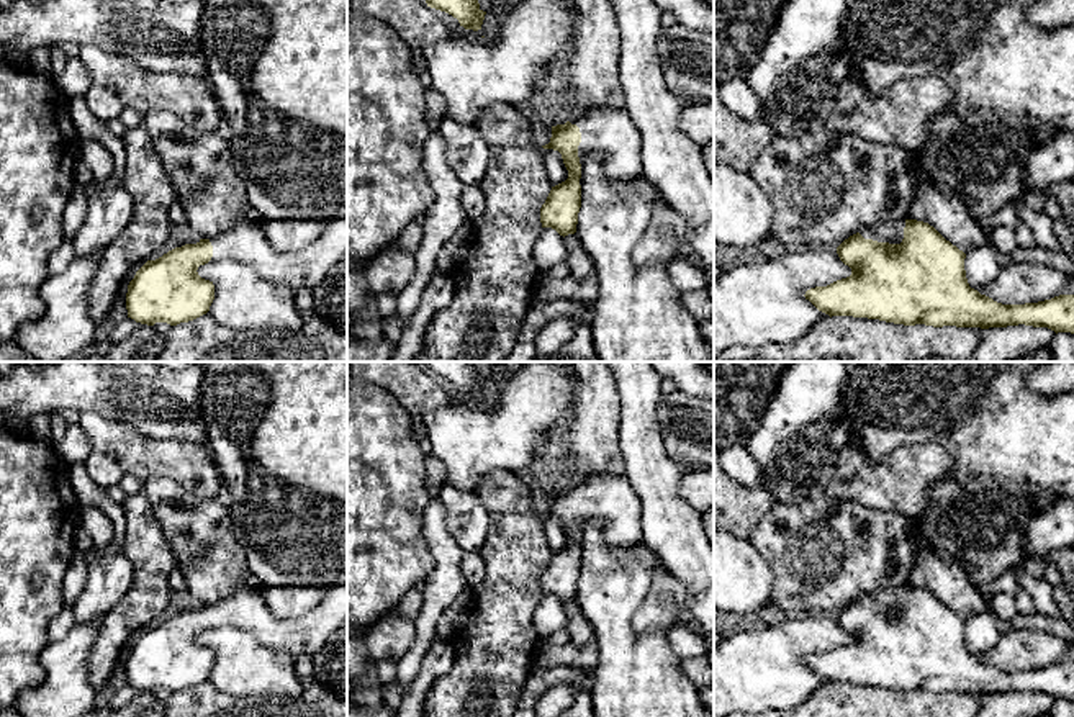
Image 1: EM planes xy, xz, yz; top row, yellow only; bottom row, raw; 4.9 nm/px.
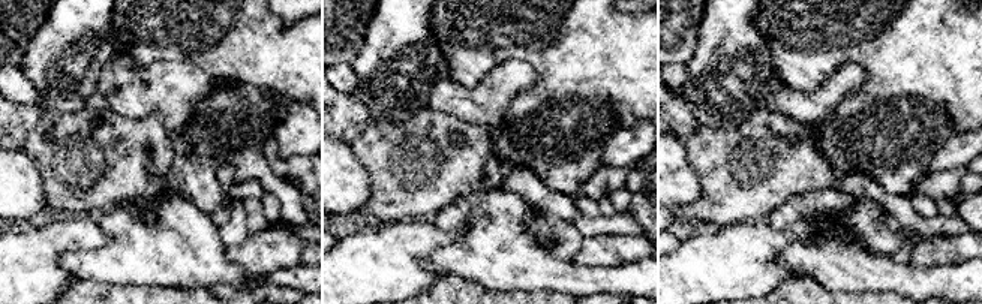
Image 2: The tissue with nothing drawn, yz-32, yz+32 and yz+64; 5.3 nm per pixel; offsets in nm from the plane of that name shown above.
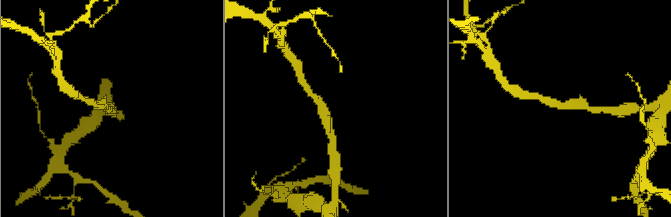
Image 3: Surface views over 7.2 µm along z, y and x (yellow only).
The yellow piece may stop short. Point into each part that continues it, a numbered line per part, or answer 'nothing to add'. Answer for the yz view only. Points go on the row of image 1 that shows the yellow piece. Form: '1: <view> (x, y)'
1: yz (893, 233)

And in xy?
1: xy (246, 244)

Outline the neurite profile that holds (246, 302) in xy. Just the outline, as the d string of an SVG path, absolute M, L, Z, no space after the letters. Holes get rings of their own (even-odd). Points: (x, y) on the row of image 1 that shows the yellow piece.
M229 259L210 260L196 272L214 285L208 314L218 324L241 332L301 329L293 288L272 283L254 268Z

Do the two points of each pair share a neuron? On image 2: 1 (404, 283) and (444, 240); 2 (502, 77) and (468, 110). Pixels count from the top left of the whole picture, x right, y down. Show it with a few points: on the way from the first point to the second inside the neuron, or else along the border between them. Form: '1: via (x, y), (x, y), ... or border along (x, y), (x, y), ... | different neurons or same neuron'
1: via (404, 268), (429, 240) | same neuron
2: via (496, 86), (477, 104) | same neuron

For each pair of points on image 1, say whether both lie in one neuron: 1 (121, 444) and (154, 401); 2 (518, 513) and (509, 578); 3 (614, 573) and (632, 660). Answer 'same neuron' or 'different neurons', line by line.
1: different neurons
2: same neuron
3: same neuron

